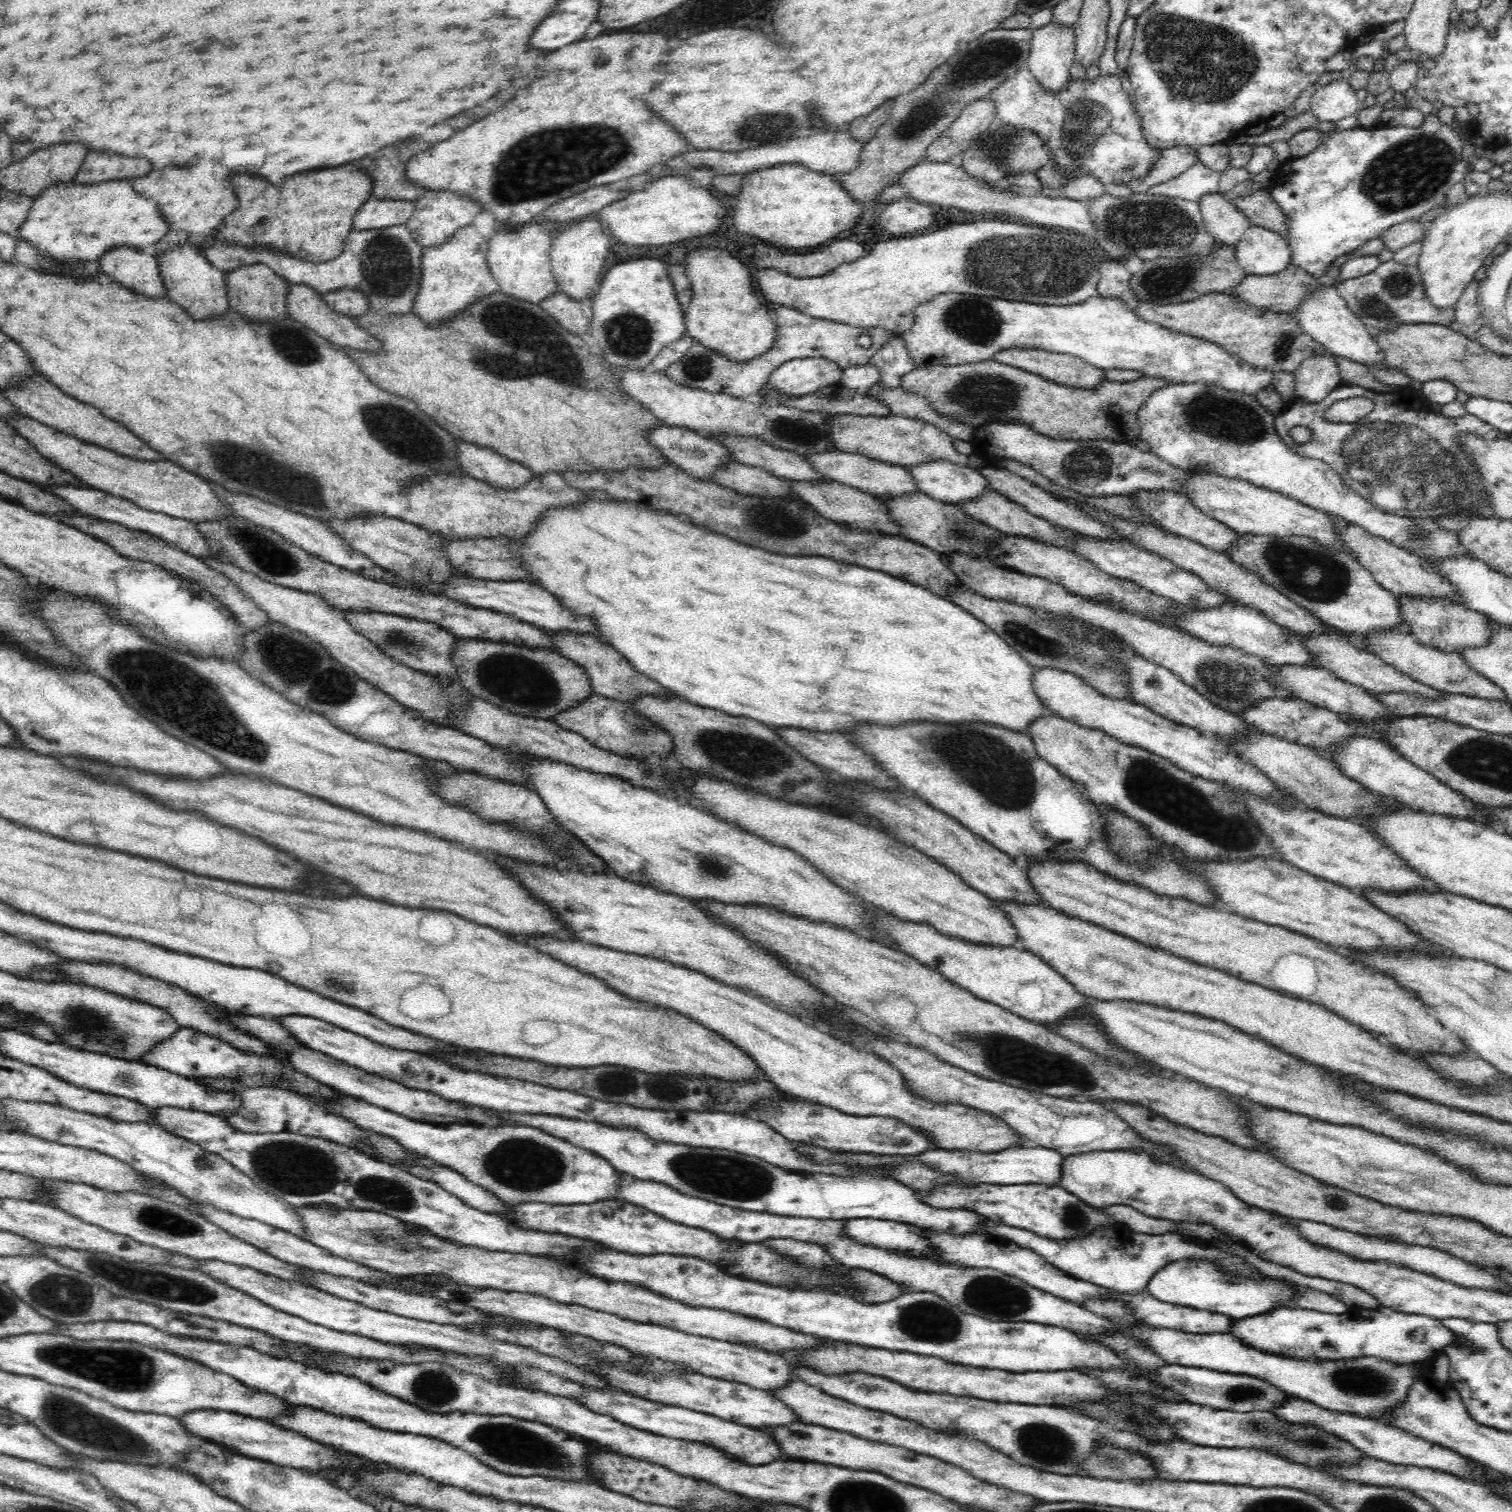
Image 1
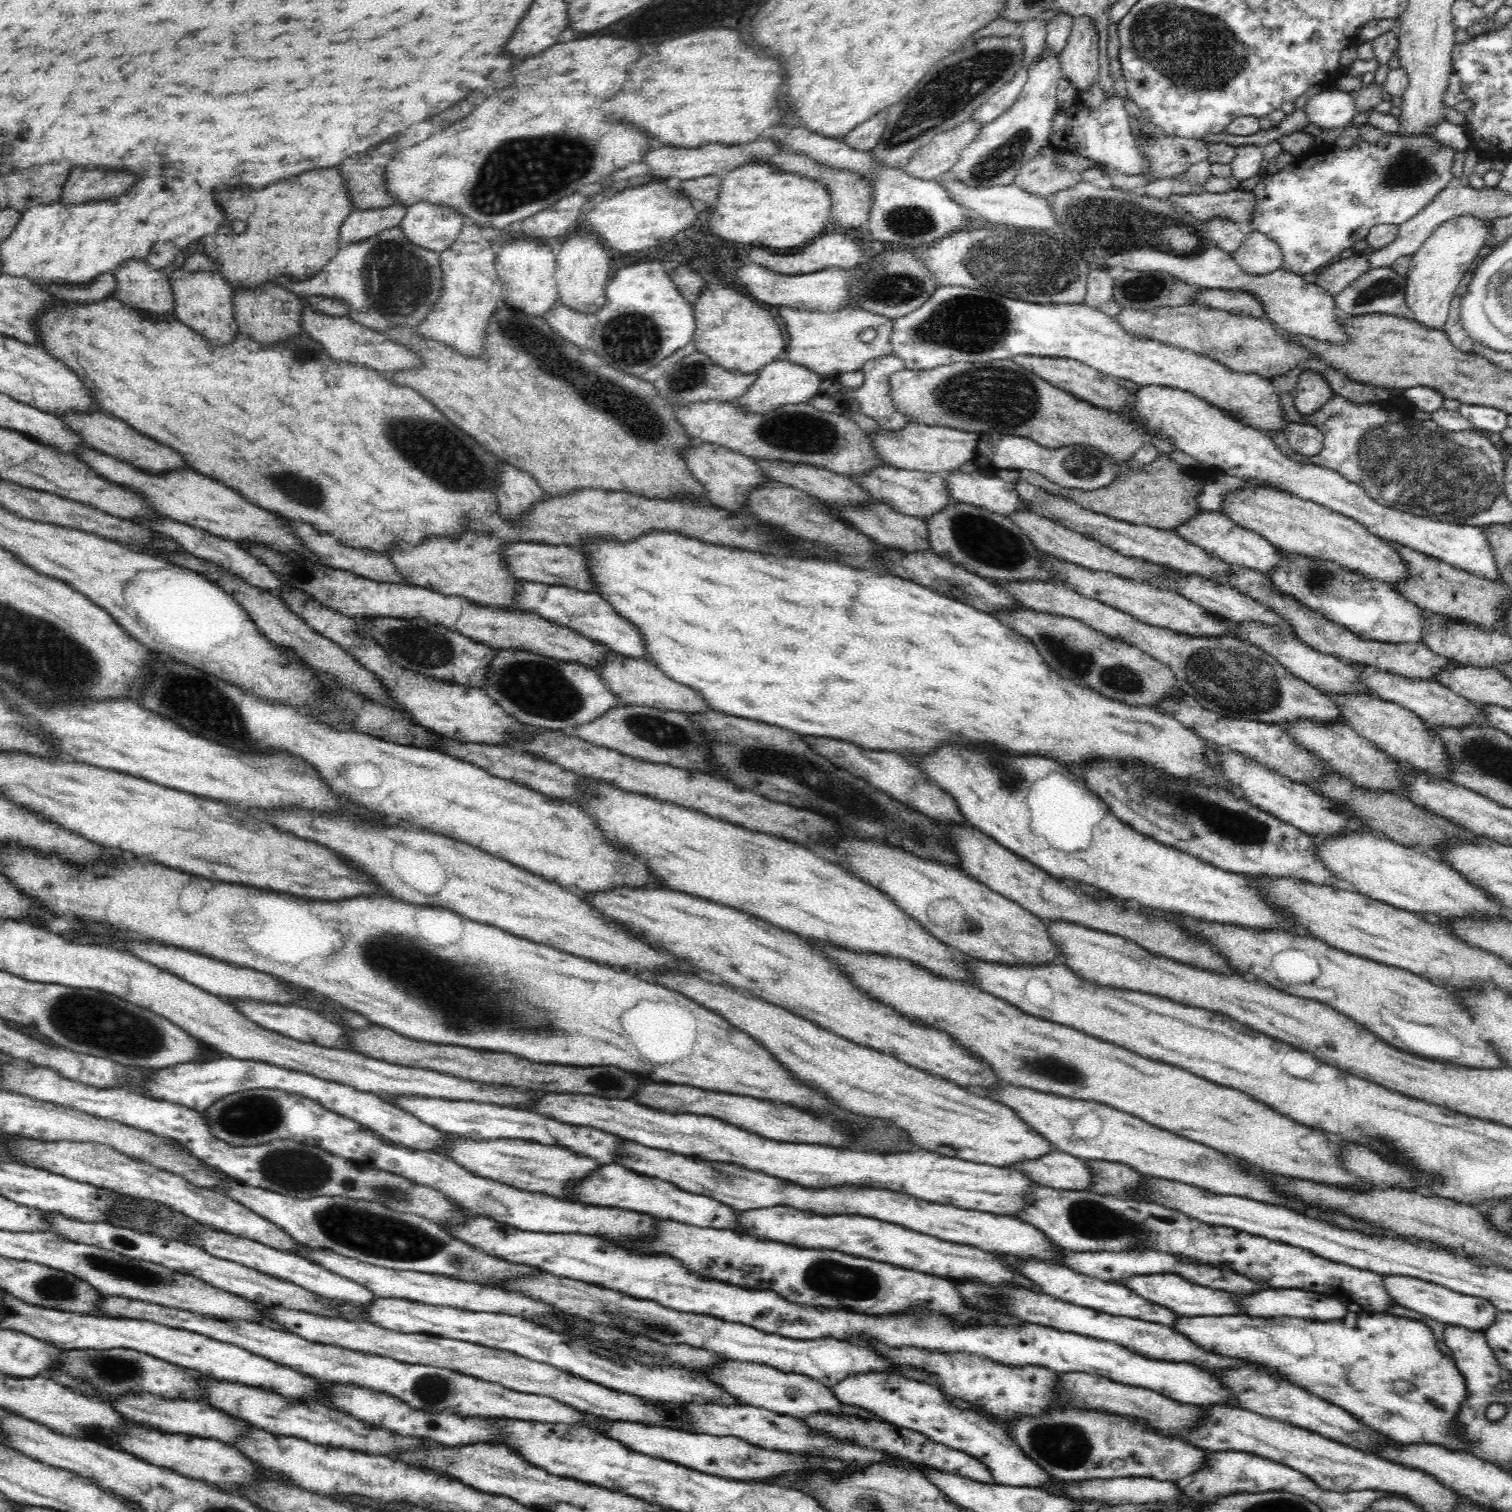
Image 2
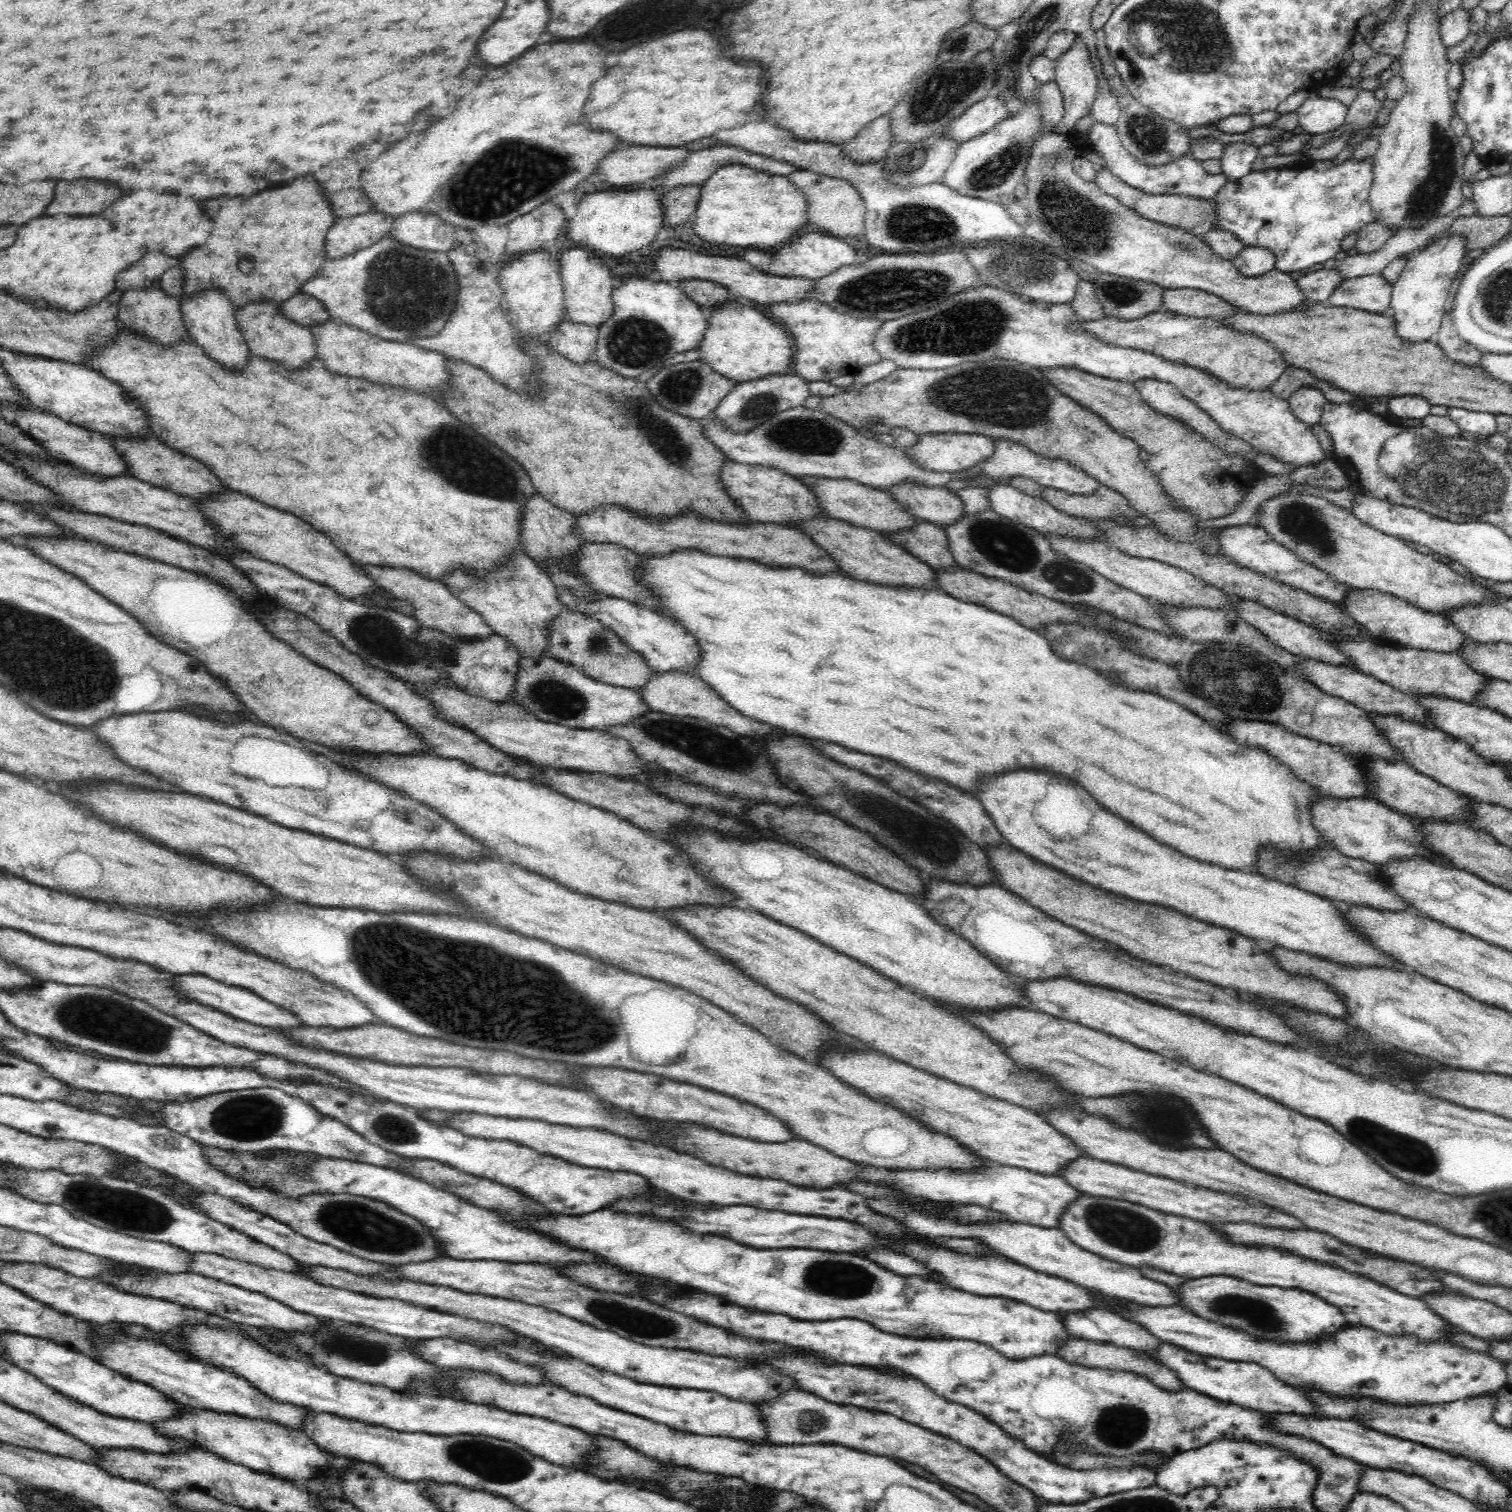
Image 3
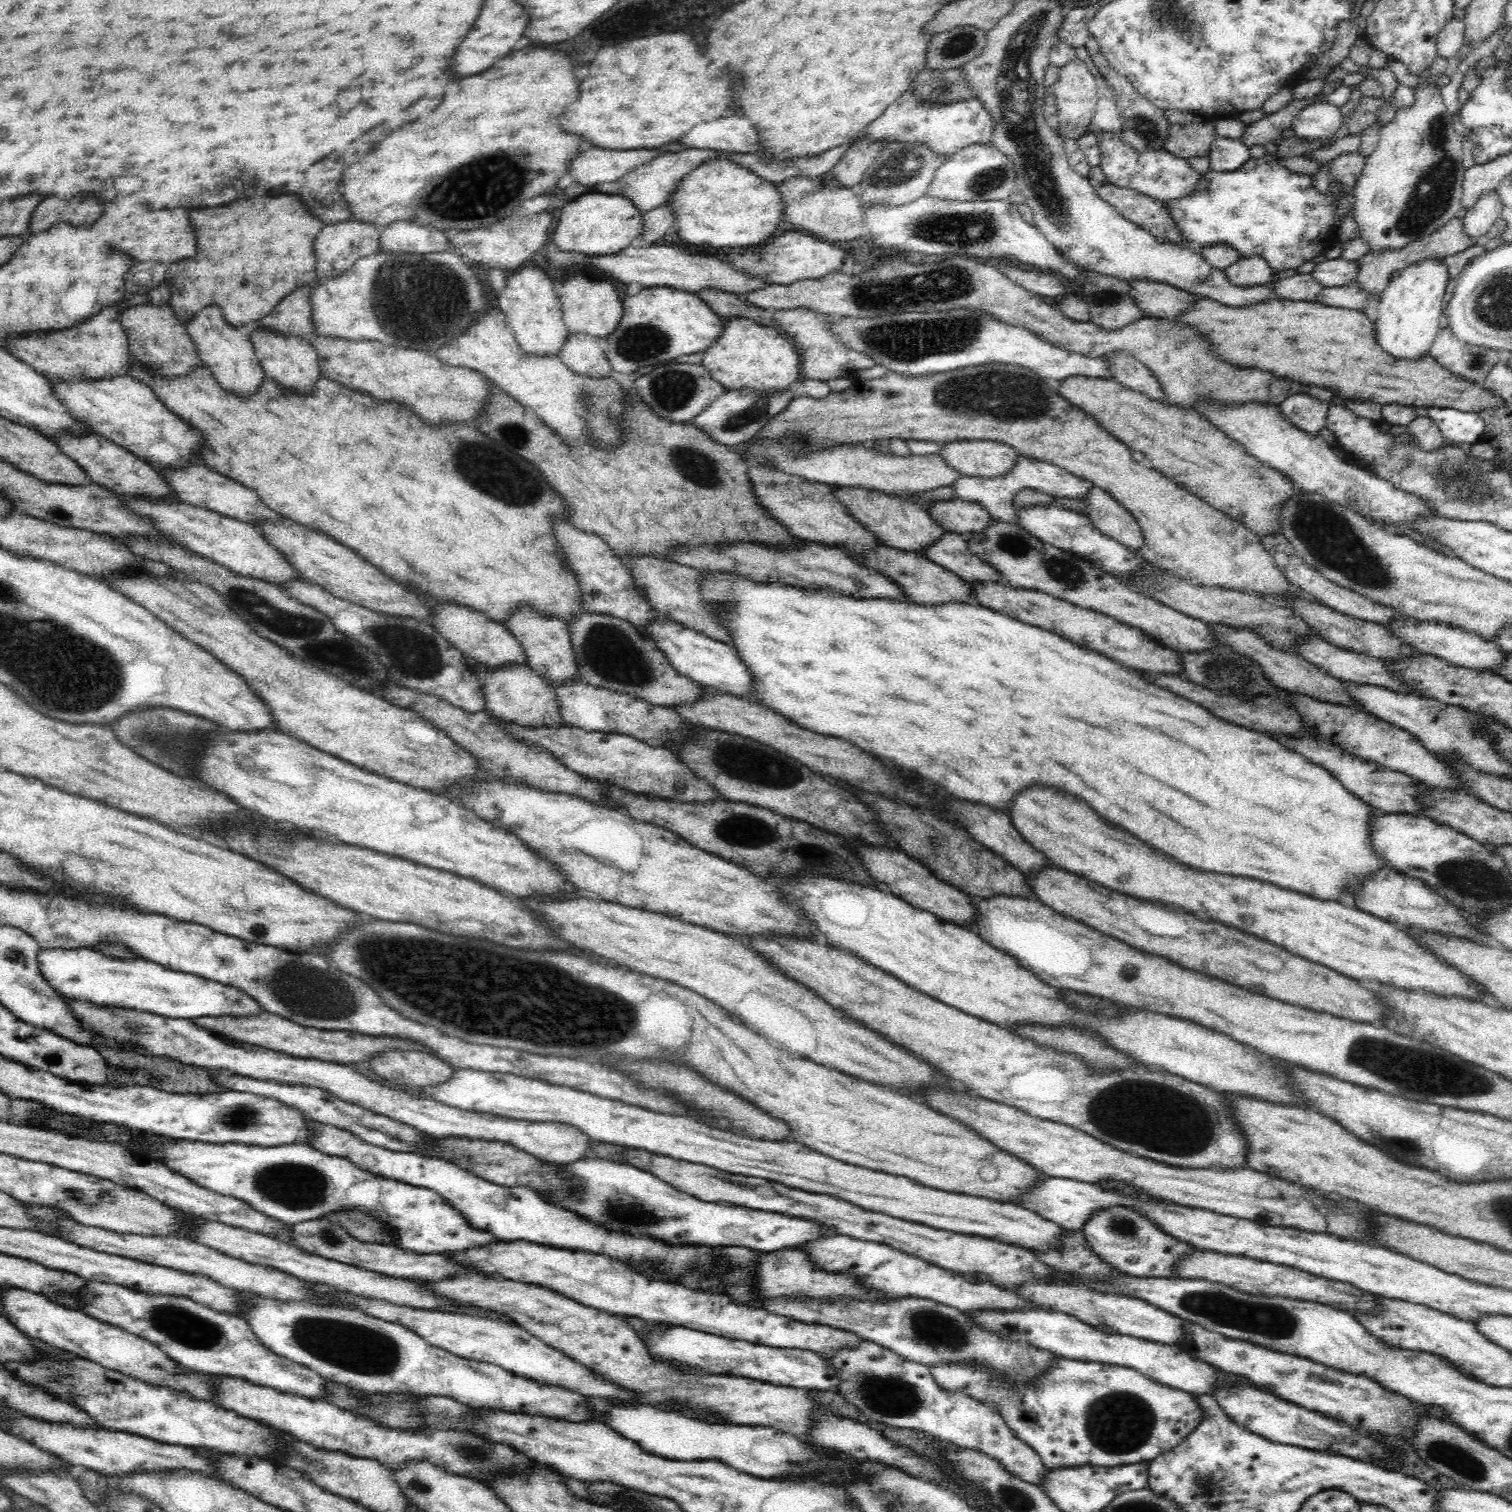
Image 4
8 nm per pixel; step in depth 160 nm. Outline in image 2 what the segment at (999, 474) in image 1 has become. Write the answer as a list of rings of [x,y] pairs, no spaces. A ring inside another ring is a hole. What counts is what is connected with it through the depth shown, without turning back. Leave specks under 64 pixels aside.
[[[1020,478],[1012,483],[1014,483],[1018,499],[1026,505],[1028,511],[1035,512],[1044,518],[1049,518],[1078,534],[1086,535],[1086,537],[1094,539],[1123,556],[1138,558],[1142,561],[1166,566],[1166,568],[1170,567],[1170,569],[1180,571],[1180,573],[1198,574],[1214,582],[1231,572],[1231,566],[1227,562],[1209,558],[1202,548],[1183,540],[1174,530],[1160,530],[1144,525],[1136,526],[1132,525],[1132,523],[1110,518],[1105,514],[1096,514],[1089,510],[1084,510],[1075,502],[1054,496],[1047,490],[1038,488],[1034,484],[1030,484]]]

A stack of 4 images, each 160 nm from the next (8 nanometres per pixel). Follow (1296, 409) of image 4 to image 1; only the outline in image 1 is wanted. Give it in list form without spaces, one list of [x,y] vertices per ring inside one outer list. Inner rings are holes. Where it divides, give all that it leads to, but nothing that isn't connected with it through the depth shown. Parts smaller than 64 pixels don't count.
[[[1316,354],[1300,363],[1293,372],[1295,396],[1308,402],[1320,402],[1330,390],[1342,384],[1340,371],[1332,354]]]

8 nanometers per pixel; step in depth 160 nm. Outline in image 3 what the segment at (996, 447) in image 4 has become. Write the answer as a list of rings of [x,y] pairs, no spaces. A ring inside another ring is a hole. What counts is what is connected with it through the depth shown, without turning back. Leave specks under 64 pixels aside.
[[[932,432],[918,435],[918,440],[903,448],[903,452],[922,469],[930,472],[958,473],[976,466],[994,452],[994,441],[978,433]]]

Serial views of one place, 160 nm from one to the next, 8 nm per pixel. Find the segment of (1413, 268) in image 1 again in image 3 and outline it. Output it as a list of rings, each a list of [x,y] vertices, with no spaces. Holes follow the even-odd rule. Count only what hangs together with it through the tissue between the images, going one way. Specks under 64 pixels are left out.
[[[1382,273],[1356,276],[1344,279],[1329,300],[1334,307],[1389,314],[1392,289],[1393,285],[1384,279]]]

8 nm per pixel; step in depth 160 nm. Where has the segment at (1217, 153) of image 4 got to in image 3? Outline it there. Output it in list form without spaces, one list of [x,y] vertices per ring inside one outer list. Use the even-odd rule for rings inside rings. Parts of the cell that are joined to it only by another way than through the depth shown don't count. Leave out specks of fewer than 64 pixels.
[[[1237,143],[1226,146],[1225,154],[1221,158],[1222,172],[1230,180],[1238,181],[1252,172],[1253,162],[1256,160],[1259,147],[1247,143]]]

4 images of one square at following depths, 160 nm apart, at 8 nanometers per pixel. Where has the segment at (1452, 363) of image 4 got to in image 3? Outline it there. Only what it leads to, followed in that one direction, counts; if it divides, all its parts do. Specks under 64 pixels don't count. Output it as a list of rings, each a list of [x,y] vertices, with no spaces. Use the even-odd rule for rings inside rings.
[[[1451,310],[1445,312],[1441,327],[1436,334],[1429,338],[1430,342],[1438,345],[1450,360],[1462,364],[1478,364],[1483,352],[1467,344],[1456,332]]]

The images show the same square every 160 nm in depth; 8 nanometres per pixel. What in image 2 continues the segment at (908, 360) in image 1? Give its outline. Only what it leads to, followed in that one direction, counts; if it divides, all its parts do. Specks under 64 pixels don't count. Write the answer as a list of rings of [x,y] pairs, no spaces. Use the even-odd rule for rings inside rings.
[[[893,354],[872,358],[872,360],[865,362],[861,368],[865,379],[860,388],[848,389],[838,379],[825,379],[821,382],[820,393],[838,398],[846,405],[861,410],[865,416],[873,418],[878,423],[879,428],[886,430],[904,428],[904,424],[907,424],[907,418],[895,407],[891,396],[889,396],[889,376],[902,369],[906,369],[904,361]]]

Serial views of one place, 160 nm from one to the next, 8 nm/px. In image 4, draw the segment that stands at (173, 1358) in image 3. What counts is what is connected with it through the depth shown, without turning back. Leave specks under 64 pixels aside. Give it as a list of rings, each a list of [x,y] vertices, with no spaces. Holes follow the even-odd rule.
[[[6,1287],[3,1290],[2,1301],[7,1312],[7,1319],[14,1323],[30,1338],[42,1341],[55,1349],[98,1363],[105,1369],[118,1371],[128,1377],[138,1379],[146,1384],[166,1387],[178,1393],[186,1393],[198,1401],[217,1402],[218,1375],[191,1370],[182,1366],[153,1342],[130,1334],[114,1324],[99,1321],[83,1311],[70,1310],[62,1305],[49,1302],[40,1294],[28,1290]]]

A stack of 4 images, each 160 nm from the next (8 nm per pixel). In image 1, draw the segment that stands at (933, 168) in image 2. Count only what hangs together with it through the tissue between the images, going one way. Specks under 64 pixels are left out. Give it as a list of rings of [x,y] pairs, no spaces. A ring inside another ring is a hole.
[[[989,96],[966,104],[960,110],[958,119],[926,149],[923,159],[934,163],[948,162],[954,154],[967,149],[972,138],[980,137],[992,128],[996,121],[997,110]]]

